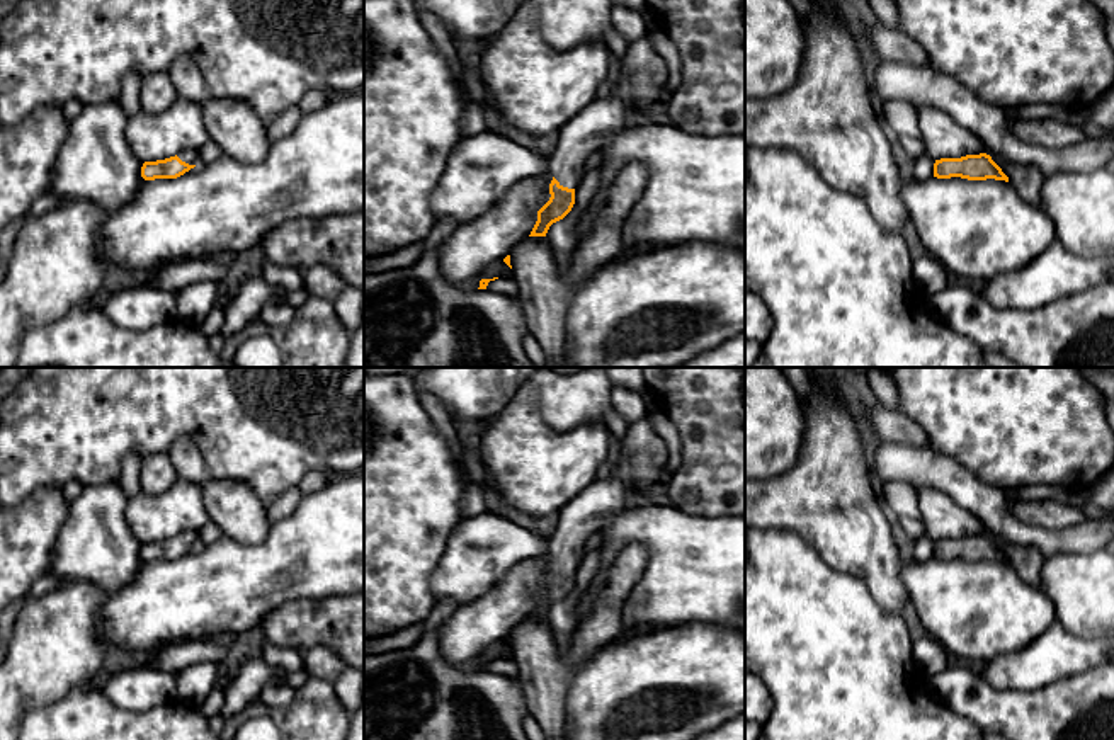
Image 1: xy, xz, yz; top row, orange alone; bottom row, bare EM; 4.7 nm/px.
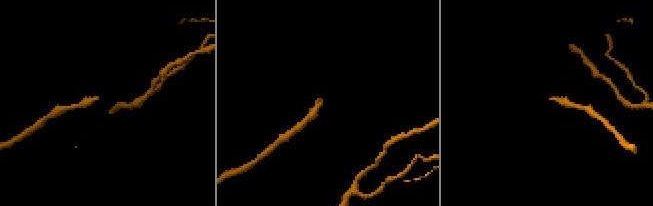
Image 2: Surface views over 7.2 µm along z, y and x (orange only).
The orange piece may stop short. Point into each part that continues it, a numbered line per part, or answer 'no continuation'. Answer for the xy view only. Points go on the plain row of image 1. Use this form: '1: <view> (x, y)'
1: xy (191, 538)

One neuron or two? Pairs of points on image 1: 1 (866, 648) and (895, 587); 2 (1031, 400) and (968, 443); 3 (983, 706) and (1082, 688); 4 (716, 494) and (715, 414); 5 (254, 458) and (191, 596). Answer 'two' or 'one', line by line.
1: two
2: one
3: one
4: one
5: two

